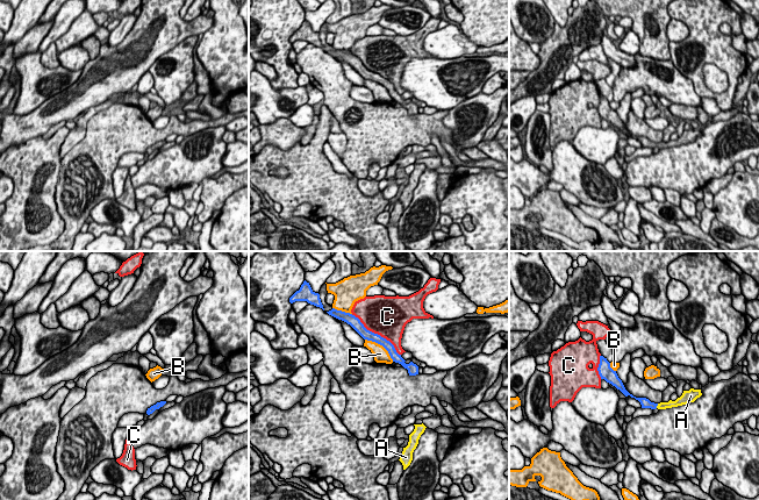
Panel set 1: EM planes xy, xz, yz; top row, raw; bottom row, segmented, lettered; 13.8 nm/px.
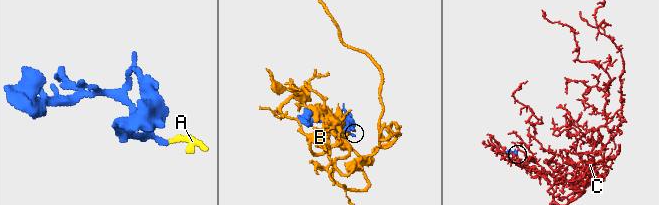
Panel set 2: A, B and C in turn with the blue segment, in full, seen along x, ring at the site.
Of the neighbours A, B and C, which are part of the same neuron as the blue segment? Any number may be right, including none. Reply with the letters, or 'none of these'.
A

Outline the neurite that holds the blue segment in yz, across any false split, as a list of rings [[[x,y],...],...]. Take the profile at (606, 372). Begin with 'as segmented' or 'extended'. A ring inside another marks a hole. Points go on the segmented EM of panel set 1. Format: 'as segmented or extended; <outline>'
extended; [[[600,356],[600,364],[599,364],[597,371],[599,371],[599,374],[600,374],[601,379],[604,379],[607,383],[609,383],[609,384],[611,384],[613,386],[615,386],[615,387],[616,387],[617,390],[620,390],[625,397],[630,395],[631,398],[635,398],[636,400],[638,400],[638,401],[640,402],[640,405],[642,405],[642,408],[666,409],[666,408],[678,407],[678,406],[682,406],[682,405],[687,405],[687,403],[694,402],[697,398],[700,398],[700,397],[702,395],[701,390],[690,388],[689,391],[683,391],[682,395],[681,395],[680,398],[678,398],[675,401],[670,400],[668,402],[654,403],[654,402],[651,402],[651,401],[650,401],[649,399],[646,399],[646,398],[636,398],[636,397],[633,397],[632,394],[630,394],[630,393],[625,390],[625,387],[624,387],[622,380],[618,378],[616,371],[614,371],[614,370],[610,367],[610,363],[609,363],[609,362],[607,360],[607,358],[604,358],[603,356]]]

